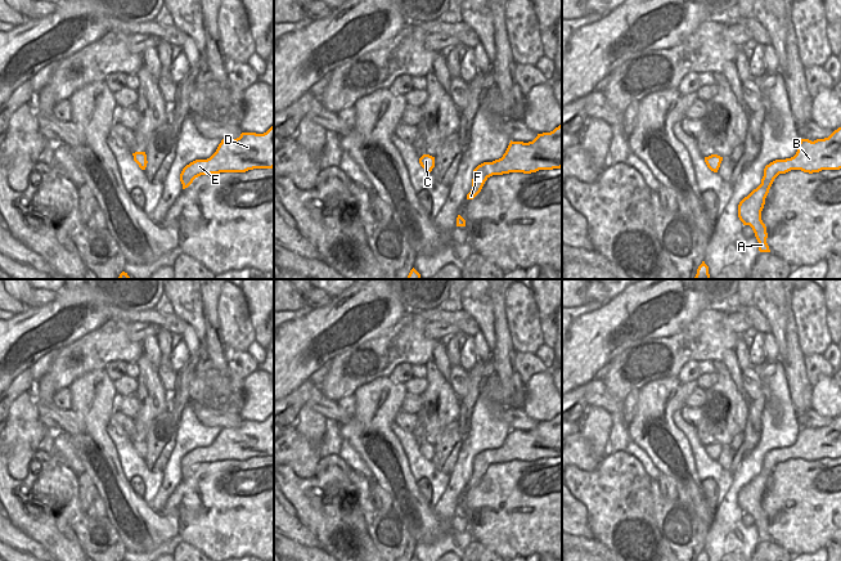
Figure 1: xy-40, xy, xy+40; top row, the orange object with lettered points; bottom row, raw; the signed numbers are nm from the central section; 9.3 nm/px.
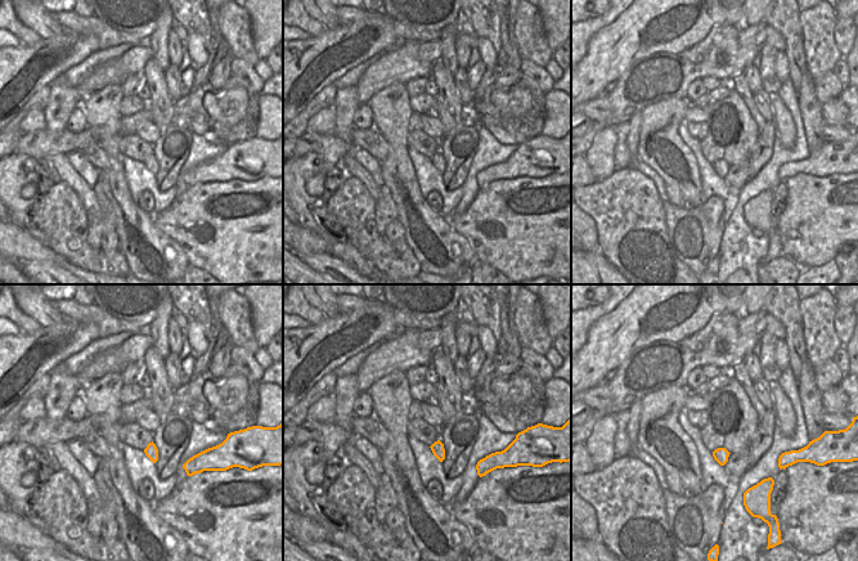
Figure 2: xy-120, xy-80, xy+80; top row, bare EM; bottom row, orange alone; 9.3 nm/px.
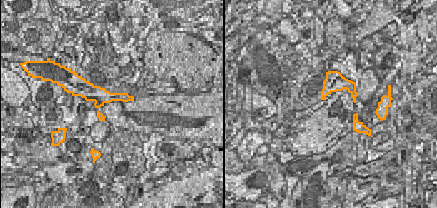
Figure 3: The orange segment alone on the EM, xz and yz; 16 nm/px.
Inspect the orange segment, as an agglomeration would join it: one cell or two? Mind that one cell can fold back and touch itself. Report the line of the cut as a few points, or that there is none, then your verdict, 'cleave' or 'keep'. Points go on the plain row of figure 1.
cut none; keep

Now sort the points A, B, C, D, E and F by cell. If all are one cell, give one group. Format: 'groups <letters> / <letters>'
groups A B C D E F

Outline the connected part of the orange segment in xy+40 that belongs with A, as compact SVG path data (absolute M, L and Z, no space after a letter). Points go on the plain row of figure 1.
M841 416L835 418L828 426L801 427L797 440L793 445L786 448L775 448L765 454L761 472L745 485L738 493L738 506L743 513L750 513L759 530L760 540L770 540L766 531L766 515L761 508L761 499L765 486L774 467L779 462L791 458L801 458L804 461L819 461L822 458L841 457Z

